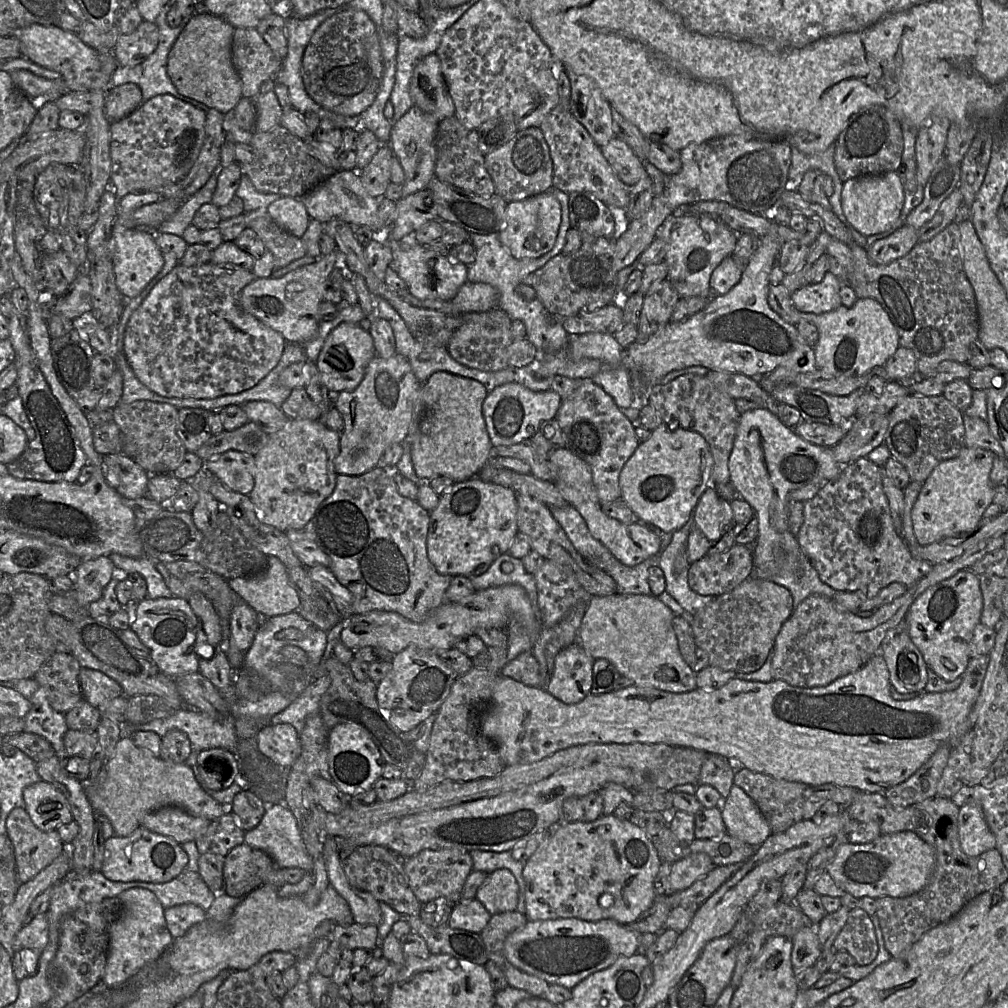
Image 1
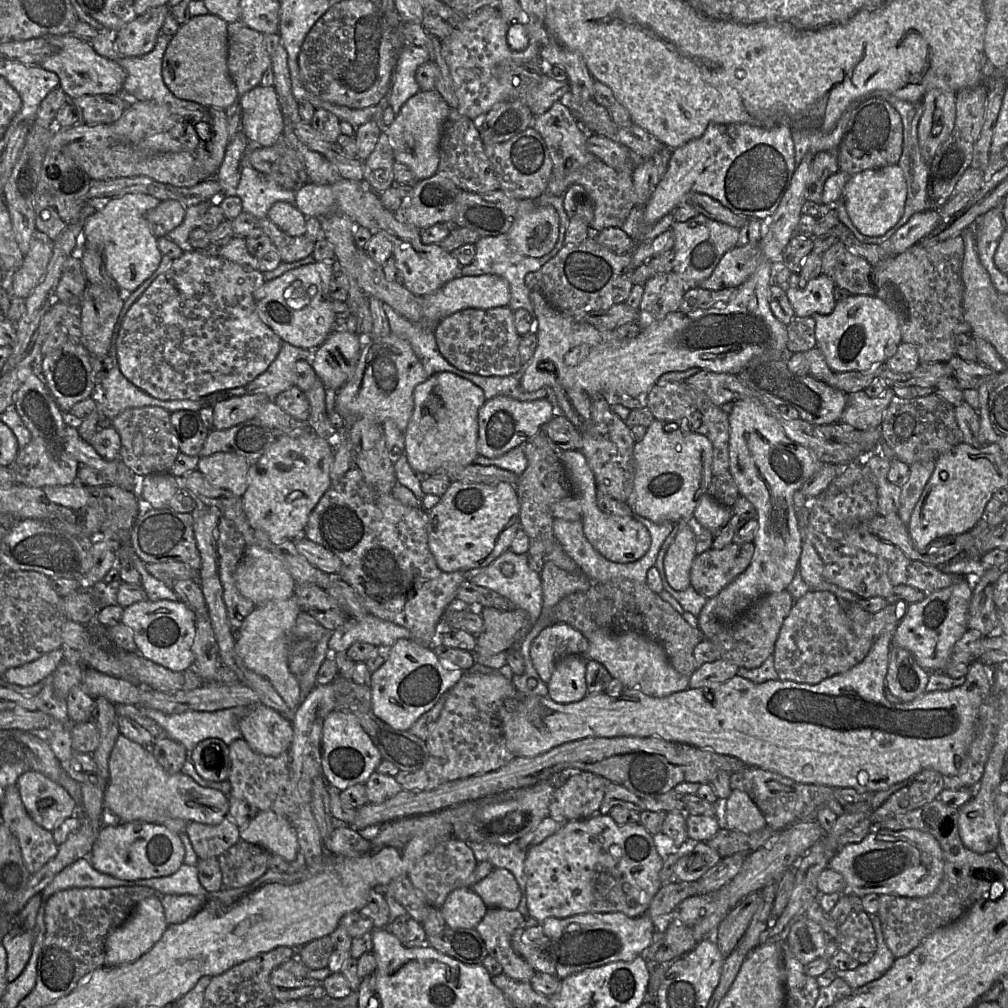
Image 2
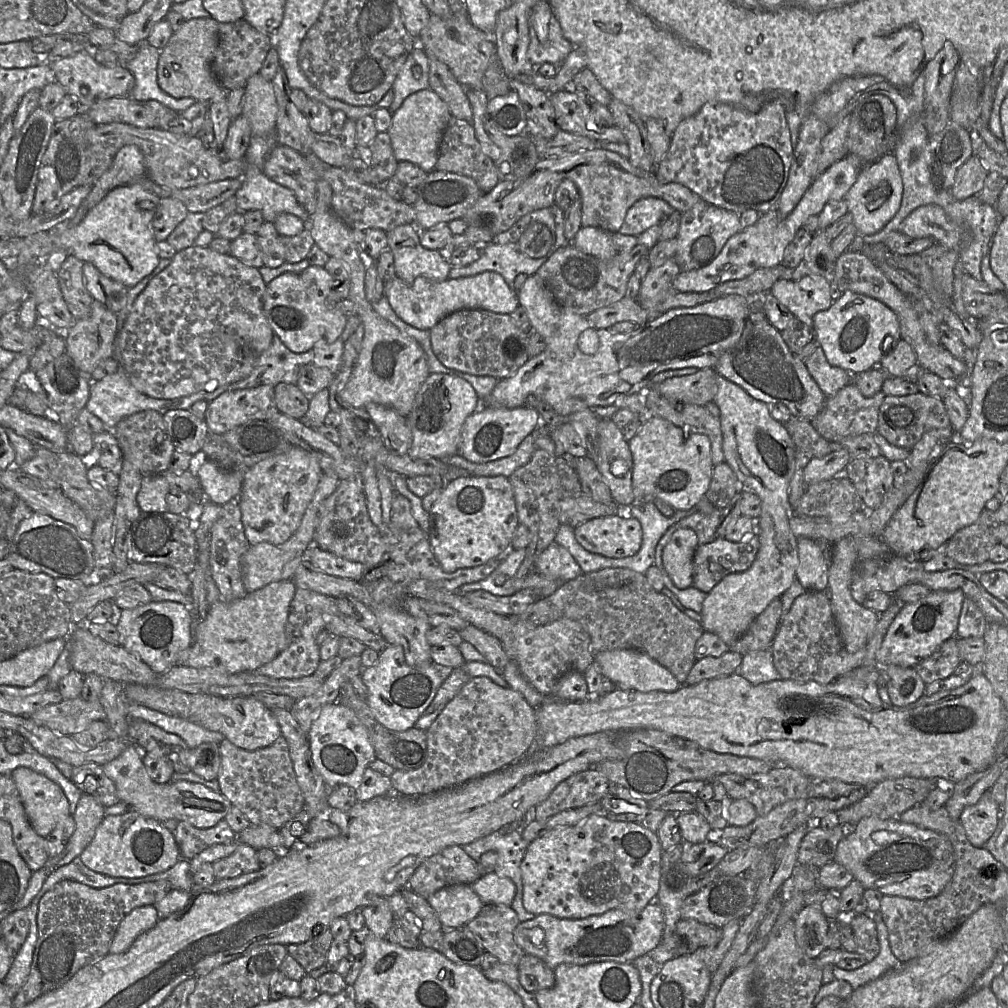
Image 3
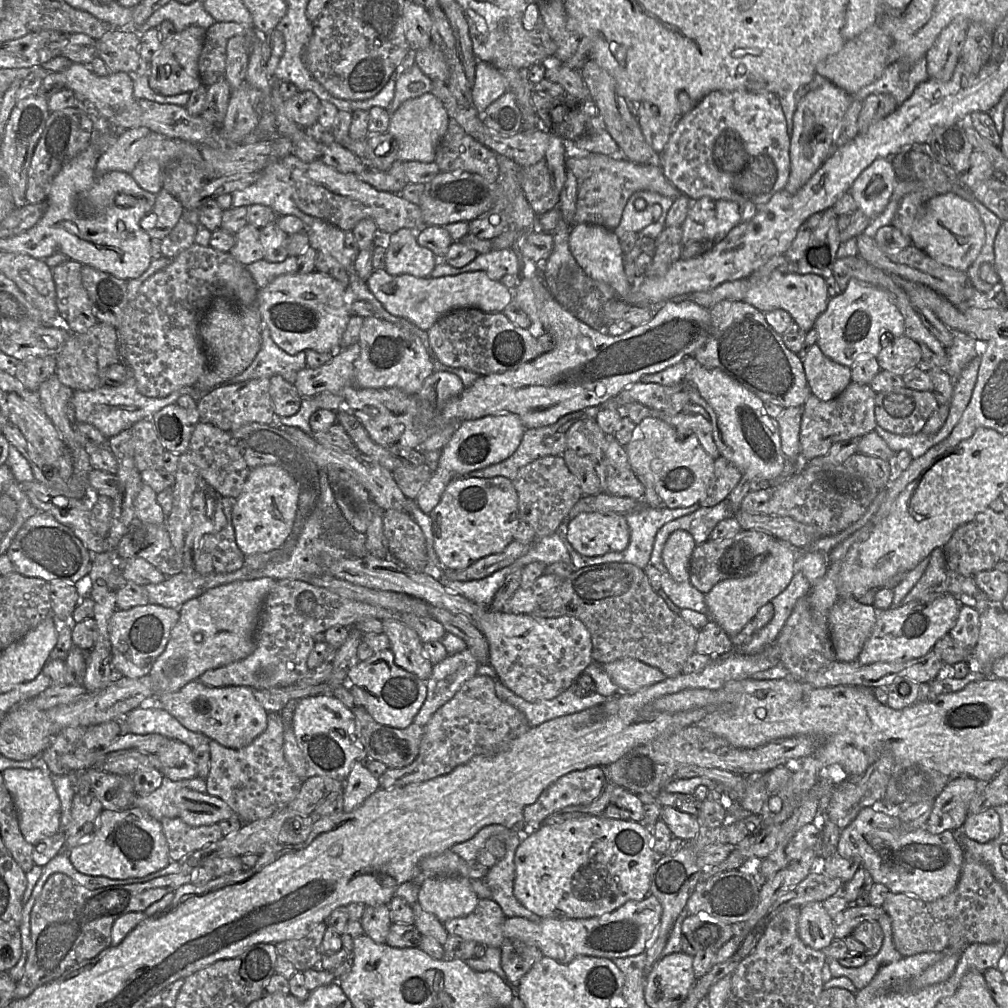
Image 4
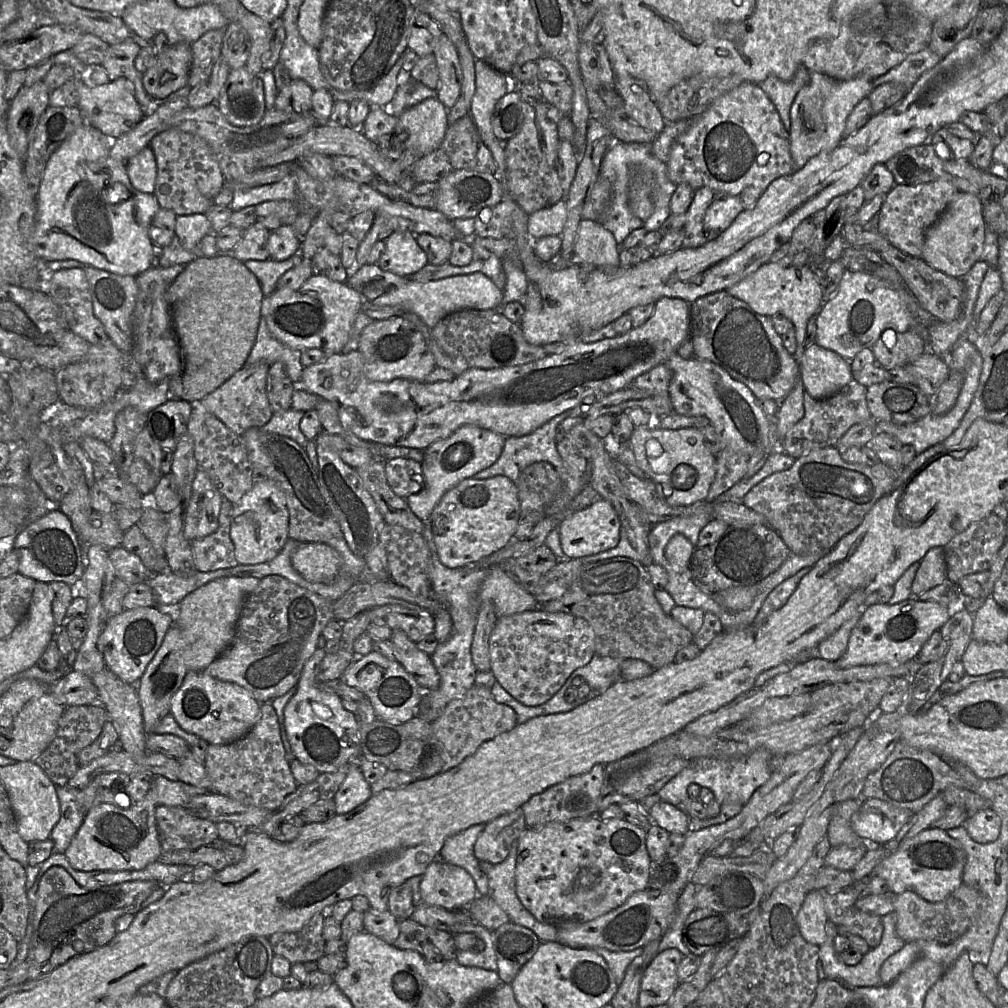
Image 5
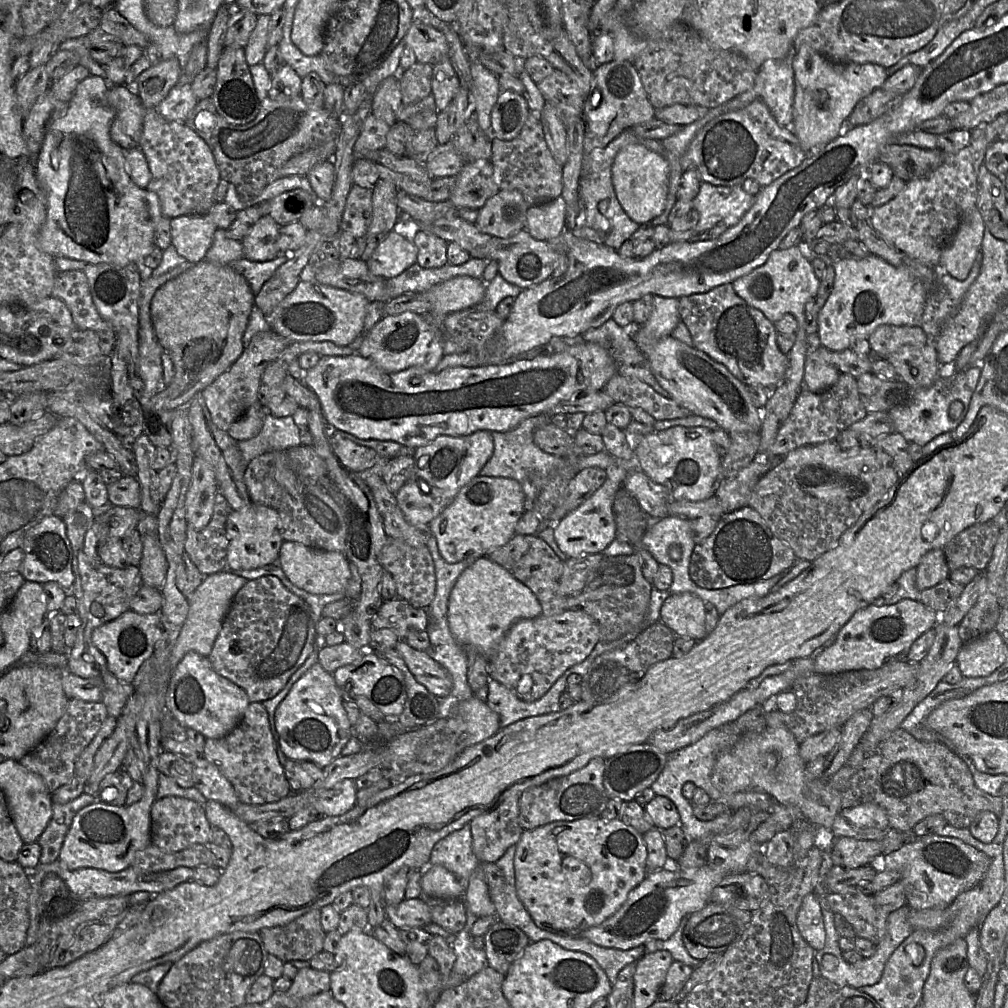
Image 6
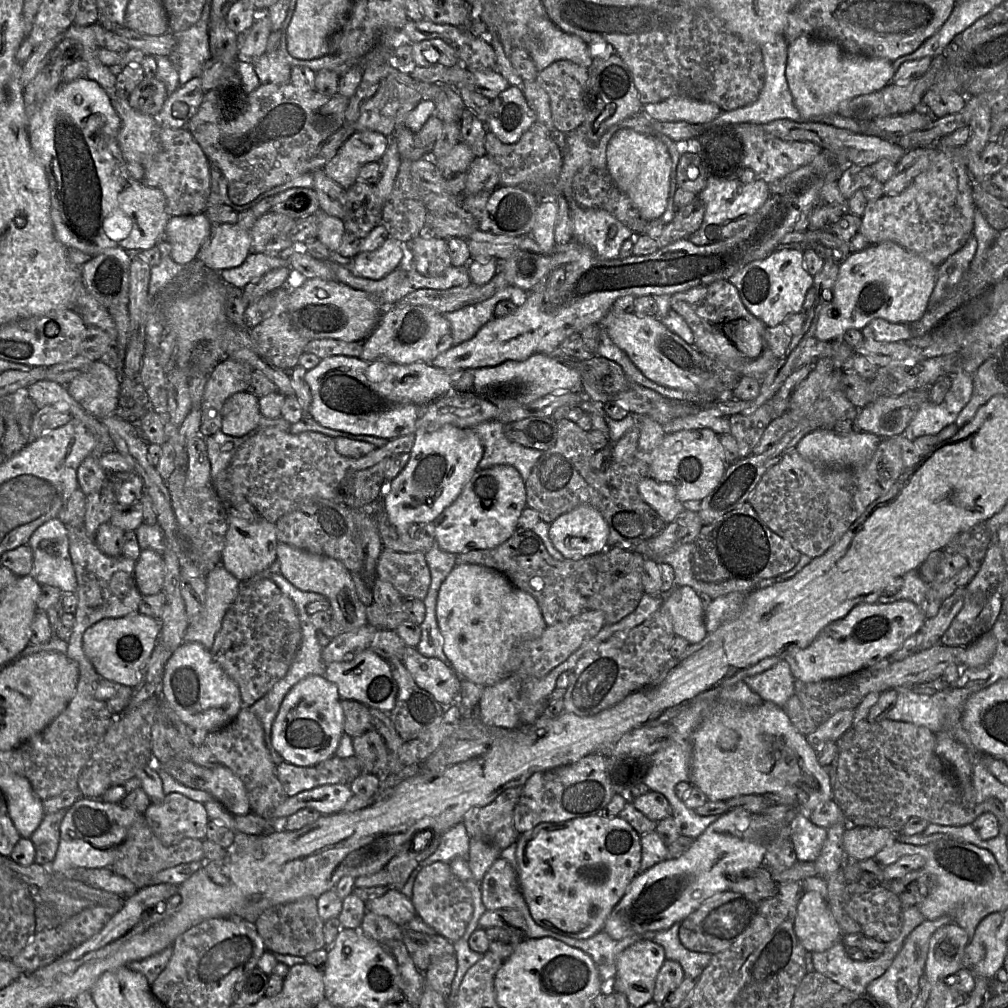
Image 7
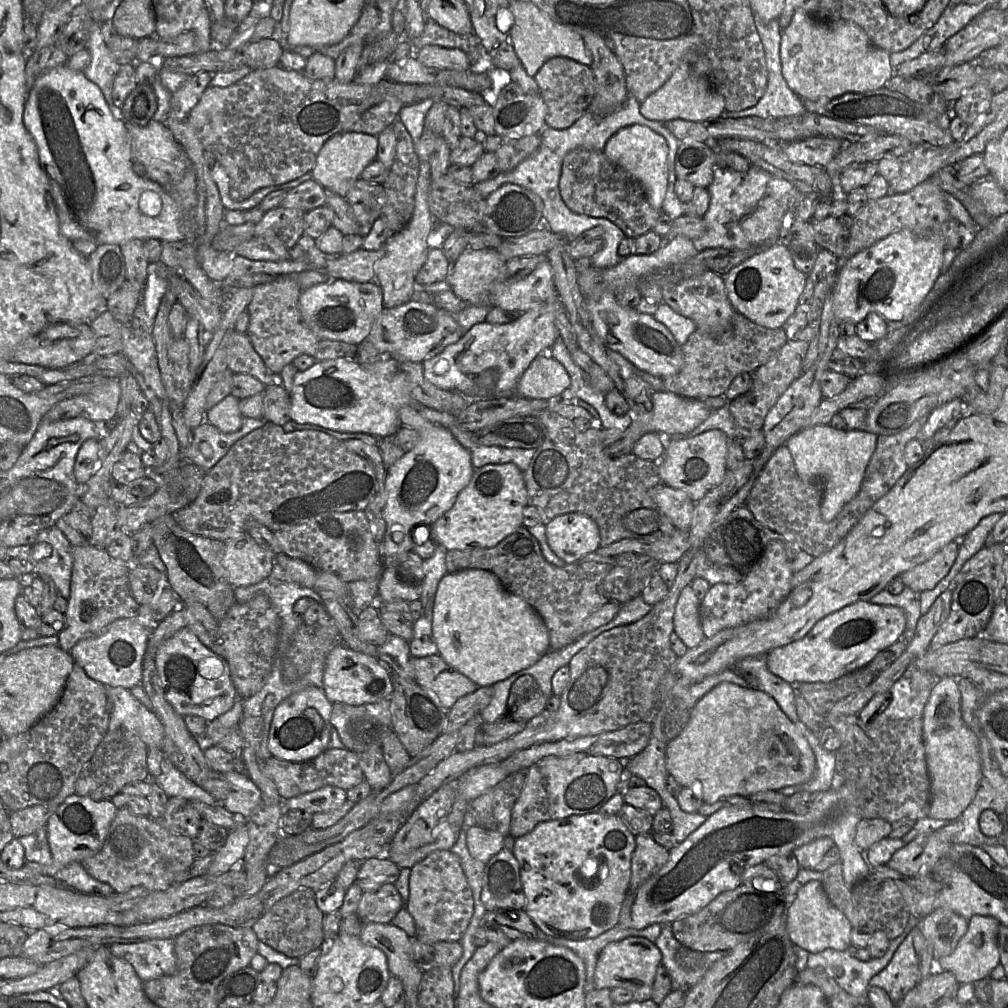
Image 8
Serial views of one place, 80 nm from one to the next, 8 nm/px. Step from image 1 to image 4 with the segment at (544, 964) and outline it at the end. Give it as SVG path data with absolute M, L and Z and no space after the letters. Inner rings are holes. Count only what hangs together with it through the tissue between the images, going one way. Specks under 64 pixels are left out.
M651 893L642 900L630 900L614 911L600 917L584 919L541 918L531 921L506 917L504 937L517 938L537 947L543 956L560 963L569 963L578 956L608 959L636 956L644 953L654 940L662 917L662 906Z

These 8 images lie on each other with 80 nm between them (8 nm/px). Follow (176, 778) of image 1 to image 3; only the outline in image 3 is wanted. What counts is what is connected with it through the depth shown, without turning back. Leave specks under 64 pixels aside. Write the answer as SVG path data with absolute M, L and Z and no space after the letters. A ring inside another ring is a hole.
M135 743L129 745L117 758L106 763L105 774L115 783L121 802L141 815L164 822L185 822L199 829L214 827L228 814L231 803L220 792L189 781L159 784L151 779L144 763L143 753Z

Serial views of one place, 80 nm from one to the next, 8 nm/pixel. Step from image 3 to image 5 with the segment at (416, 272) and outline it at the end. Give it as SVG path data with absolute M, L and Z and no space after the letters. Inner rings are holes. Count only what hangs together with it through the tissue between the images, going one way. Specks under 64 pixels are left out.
M394 231L386 238L384 245L377 263L384 271L409 277L428 264L427 255L412 232Z

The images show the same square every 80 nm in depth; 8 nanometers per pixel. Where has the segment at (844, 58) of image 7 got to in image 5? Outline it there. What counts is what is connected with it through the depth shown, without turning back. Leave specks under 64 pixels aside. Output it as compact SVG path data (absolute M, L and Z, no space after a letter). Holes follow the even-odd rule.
M810 73L809 82L800 89L791 107L790 153L794 171L803 168L814 156L839 144L844 138L849 115L873 89L873 79L855 77L840 81L822 73Z

